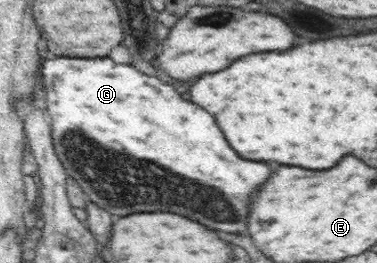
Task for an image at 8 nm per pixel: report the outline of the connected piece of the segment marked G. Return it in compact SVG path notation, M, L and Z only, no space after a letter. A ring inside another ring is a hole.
M58 57L52 61L46 61L42 67L41 81L44 81L46 109L48 115L52 119L52 139L56 141L56 154L66 165L65 171L68 176L73 177L83 189L88 199L92 200L106 211L114 213L114 215L130 215L130 213L156 213L156 211L166 211L166 213L178 213L182 217L190 217L210 229L218 229L218 231L228 231L228 233L246 234L248 209L246 209L246 199L250 195L250 191L254 191L256 185L264 183L270 177L270 167L268 163L262 161L246 161L242 157L238 157L238 153L234 153L234 149L230 149L230 143L226 141L222 129L218 129L218 123L214 121L214 117L210 113L206 113L206 109L198 109L198 105L194 105L192 101L188 101L186 97L180 95L172 85L166 83L166 79L162 79L159 75L144 75L136 69L132 69L130 65L118 65L108 57L100 57L100 59L68 59L68 57ZM126 163L134 163L134 171L130 167L126 167Z

